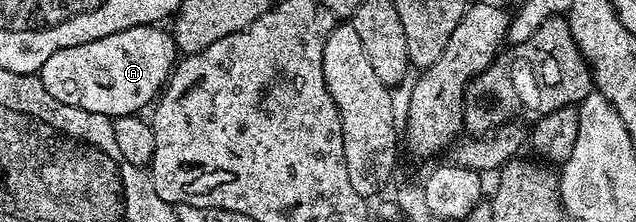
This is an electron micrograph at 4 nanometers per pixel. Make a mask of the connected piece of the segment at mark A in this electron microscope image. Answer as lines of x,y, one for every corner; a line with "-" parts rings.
156,23
135,25
90,43
54,51
40,68
40,79
54,99
82,111
118,119
139,109
147,110
168,84
178,61
173,34
160,28
164,27

